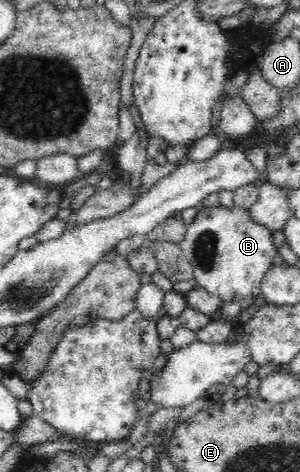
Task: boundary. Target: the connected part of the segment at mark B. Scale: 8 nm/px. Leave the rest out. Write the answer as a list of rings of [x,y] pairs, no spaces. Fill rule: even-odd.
[[[236,204],[231,209],[221,205],[201,206],[187,228],[185,239],[178,244],[193,268],[196,283],[225,303],[237,303],[247,297],[261,299],[261,283],[278,254],[269,228],[253,221],[250,209]]]

